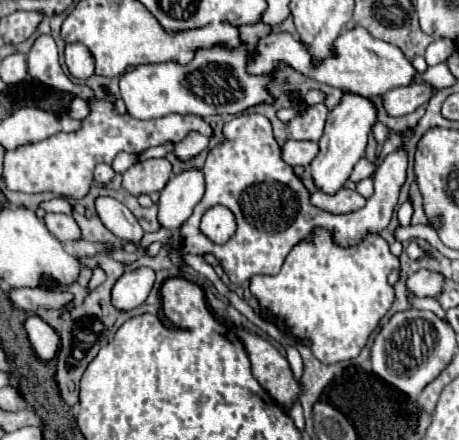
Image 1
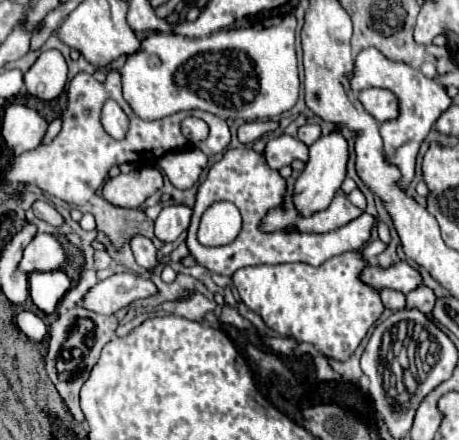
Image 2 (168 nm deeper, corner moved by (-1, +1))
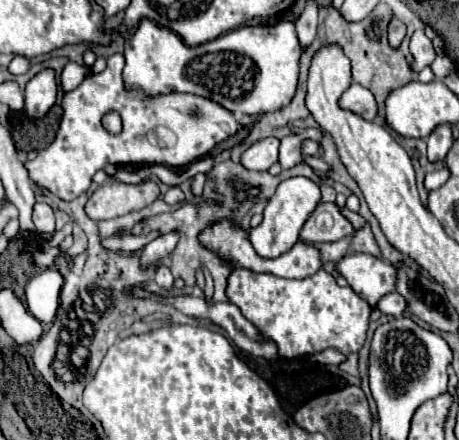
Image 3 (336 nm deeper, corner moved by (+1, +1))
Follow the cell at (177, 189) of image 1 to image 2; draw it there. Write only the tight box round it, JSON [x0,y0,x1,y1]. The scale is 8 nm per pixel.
[154,204,192,242]

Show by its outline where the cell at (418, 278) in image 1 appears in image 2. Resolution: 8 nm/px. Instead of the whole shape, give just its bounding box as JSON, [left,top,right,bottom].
[362,262,422,294]

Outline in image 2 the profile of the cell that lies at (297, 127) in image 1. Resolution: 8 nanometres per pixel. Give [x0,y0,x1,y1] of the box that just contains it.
[298,124,320,146]

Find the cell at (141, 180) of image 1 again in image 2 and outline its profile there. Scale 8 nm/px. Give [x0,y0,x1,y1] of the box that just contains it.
[104,166,164,208]

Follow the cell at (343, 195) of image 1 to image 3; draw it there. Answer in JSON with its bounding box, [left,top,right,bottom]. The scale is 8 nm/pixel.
[300,204,352,244]

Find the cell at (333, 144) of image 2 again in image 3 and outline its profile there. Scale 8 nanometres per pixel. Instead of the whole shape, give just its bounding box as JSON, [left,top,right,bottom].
[250,176,320,258]

